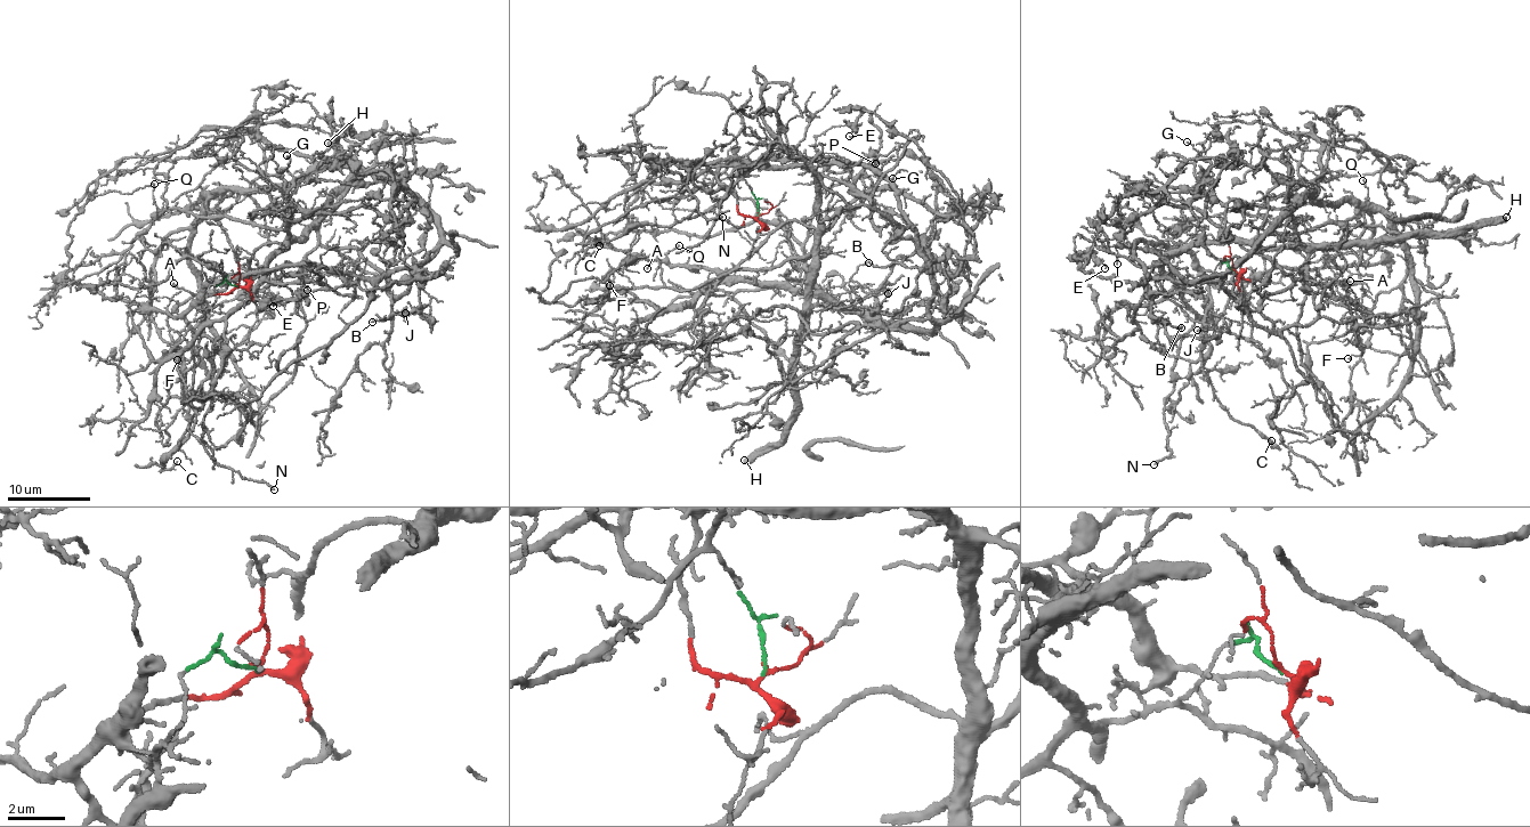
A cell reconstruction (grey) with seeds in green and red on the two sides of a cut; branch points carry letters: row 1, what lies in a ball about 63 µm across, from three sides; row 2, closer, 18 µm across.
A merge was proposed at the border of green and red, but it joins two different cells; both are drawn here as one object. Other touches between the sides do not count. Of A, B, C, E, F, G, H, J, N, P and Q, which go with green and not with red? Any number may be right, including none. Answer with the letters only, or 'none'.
A, F, G, H, N, Q

